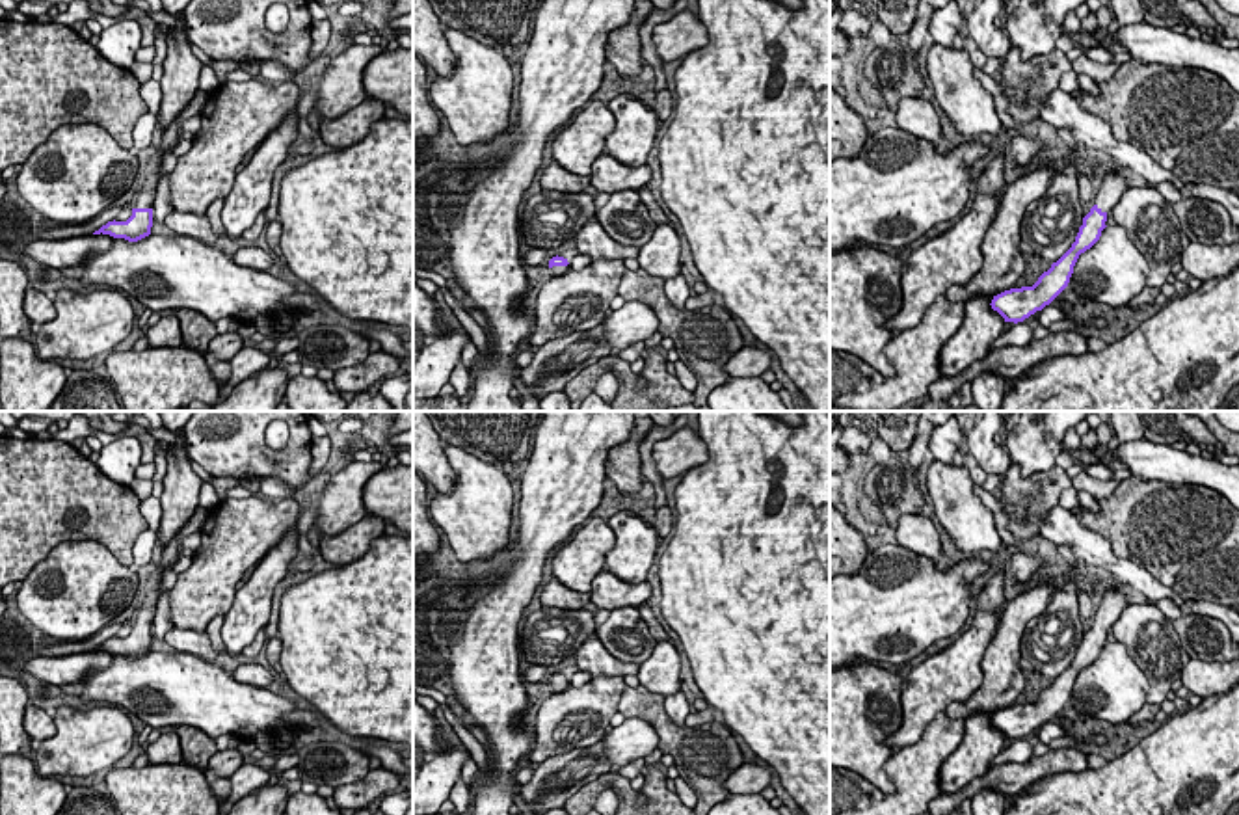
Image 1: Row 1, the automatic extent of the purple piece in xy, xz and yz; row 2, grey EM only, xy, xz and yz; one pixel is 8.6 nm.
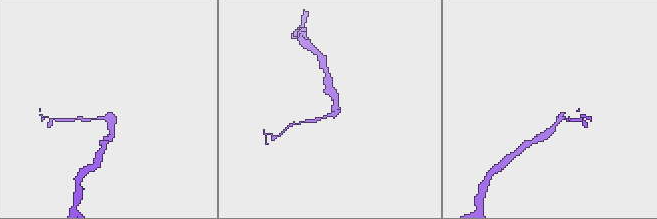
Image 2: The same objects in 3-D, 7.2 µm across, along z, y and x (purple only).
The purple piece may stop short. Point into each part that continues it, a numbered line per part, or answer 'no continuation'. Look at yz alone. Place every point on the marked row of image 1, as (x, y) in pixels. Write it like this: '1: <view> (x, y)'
1: yz (1113, 187)

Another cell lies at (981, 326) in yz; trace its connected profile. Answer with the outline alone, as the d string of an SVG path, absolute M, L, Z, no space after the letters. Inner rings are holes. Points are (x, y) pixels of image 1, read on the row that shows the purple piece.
M973 296L966 301L964 322L939 354L941 378L956 376L984 359L1003 333L1005 318L992 309L992 300L992 296Z

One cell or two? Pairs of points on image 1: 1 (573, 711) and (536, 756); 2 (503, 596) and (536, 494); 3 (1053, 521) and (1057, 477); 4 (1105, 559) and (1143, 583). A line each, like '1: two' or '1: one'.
1: one
2: one
3: two
4: one

